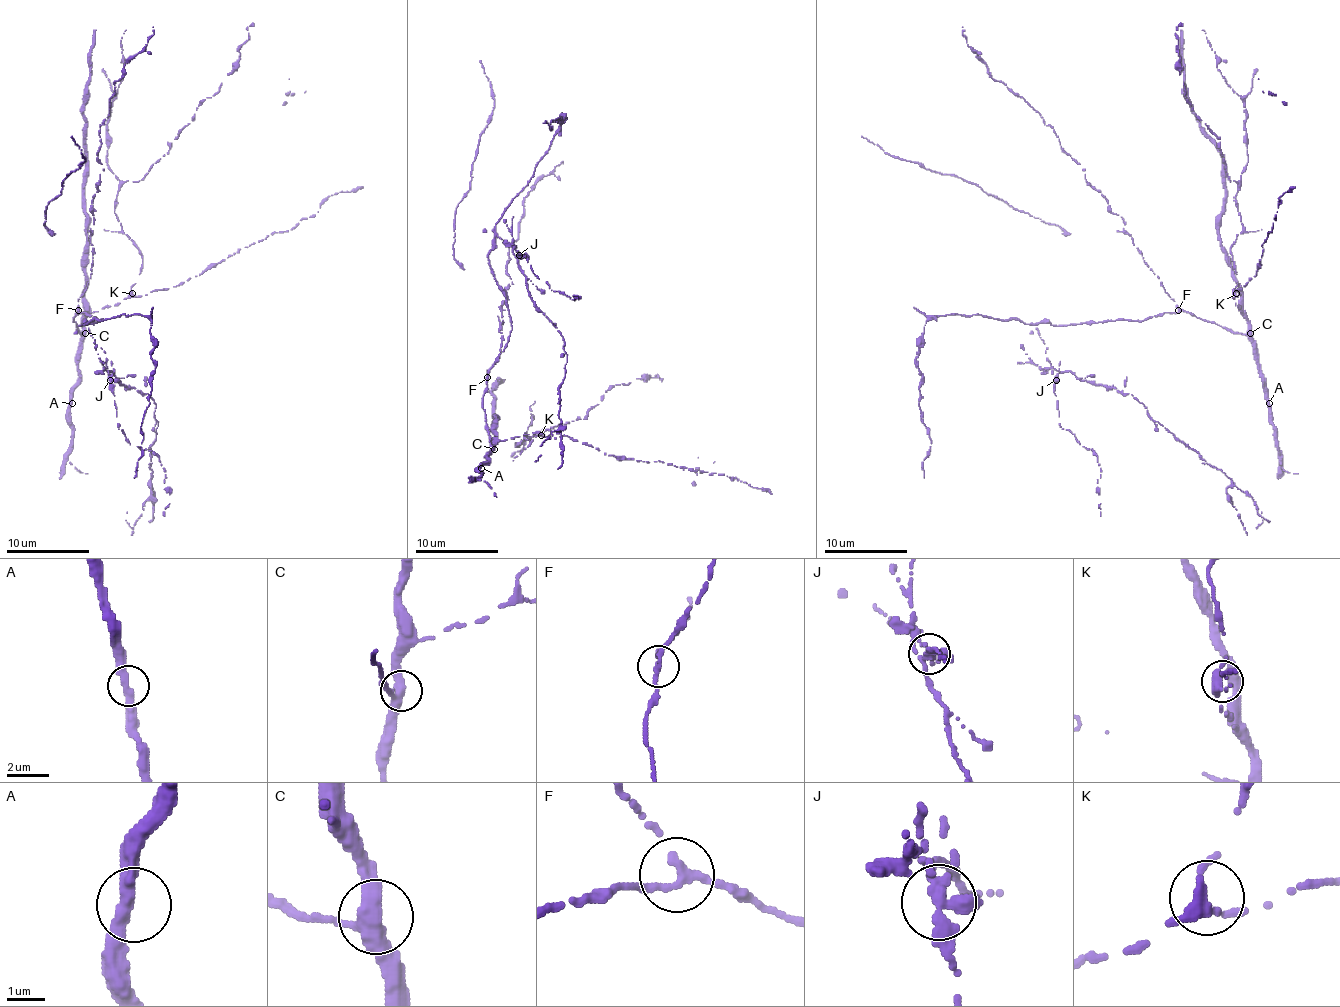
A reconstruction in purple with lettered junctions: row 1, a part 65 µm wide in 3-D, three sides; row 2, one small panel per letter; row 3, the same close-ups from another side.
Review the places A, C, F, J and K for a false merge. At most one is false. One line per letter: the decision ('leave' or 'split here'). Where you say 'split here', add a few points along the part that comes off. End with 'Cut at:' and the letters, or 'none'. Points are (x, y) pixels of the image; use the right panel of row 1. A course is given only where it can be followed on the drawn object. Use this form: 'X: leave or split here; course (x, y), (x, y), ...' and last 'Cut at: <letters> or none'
A: leave
C: leave
F: leave
J: split here; course (1055, 380), (1059, 372), (1072, 372), (1128, 393), (1232, 480), (1225, 492), (1246, 532), (1263, 522), (1261, 511)
K: leave
Cut at: J

